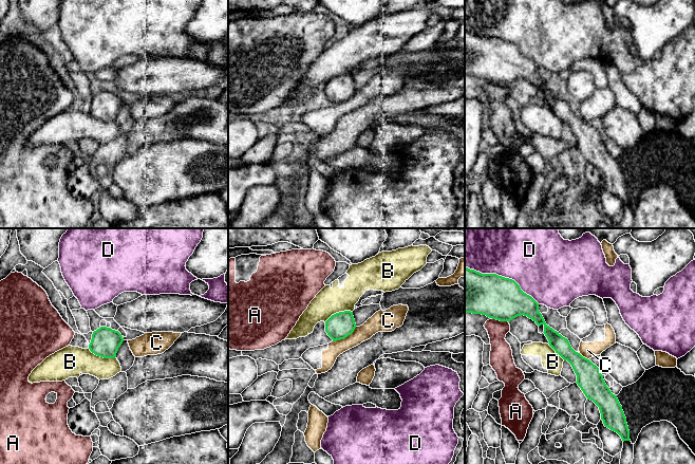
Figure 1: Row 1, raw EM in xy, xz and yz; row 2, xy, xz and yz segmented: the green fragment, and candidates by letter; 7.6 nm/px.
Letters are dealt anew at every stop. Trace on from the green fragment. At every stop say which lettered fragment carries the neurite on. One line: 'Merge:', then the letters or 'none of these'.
Merge: none of these

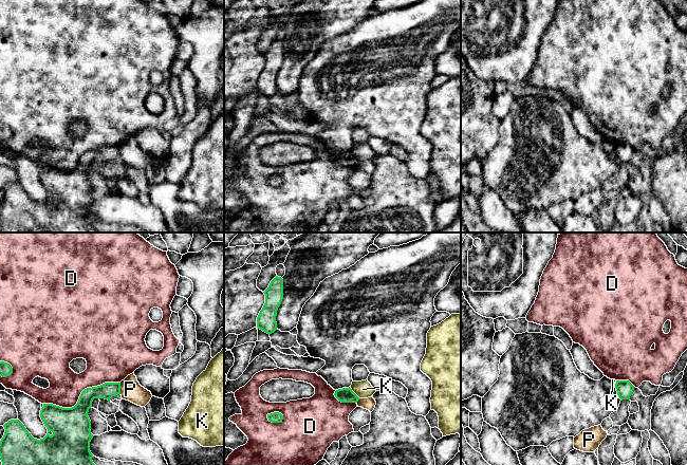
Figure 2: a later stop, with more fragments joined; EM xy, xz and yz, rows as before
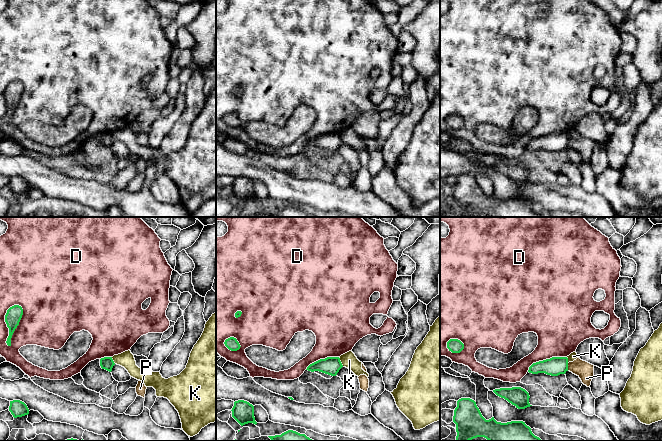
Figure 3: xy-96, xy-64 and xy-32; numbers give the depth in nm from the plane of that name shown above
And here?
Merge: none of these

